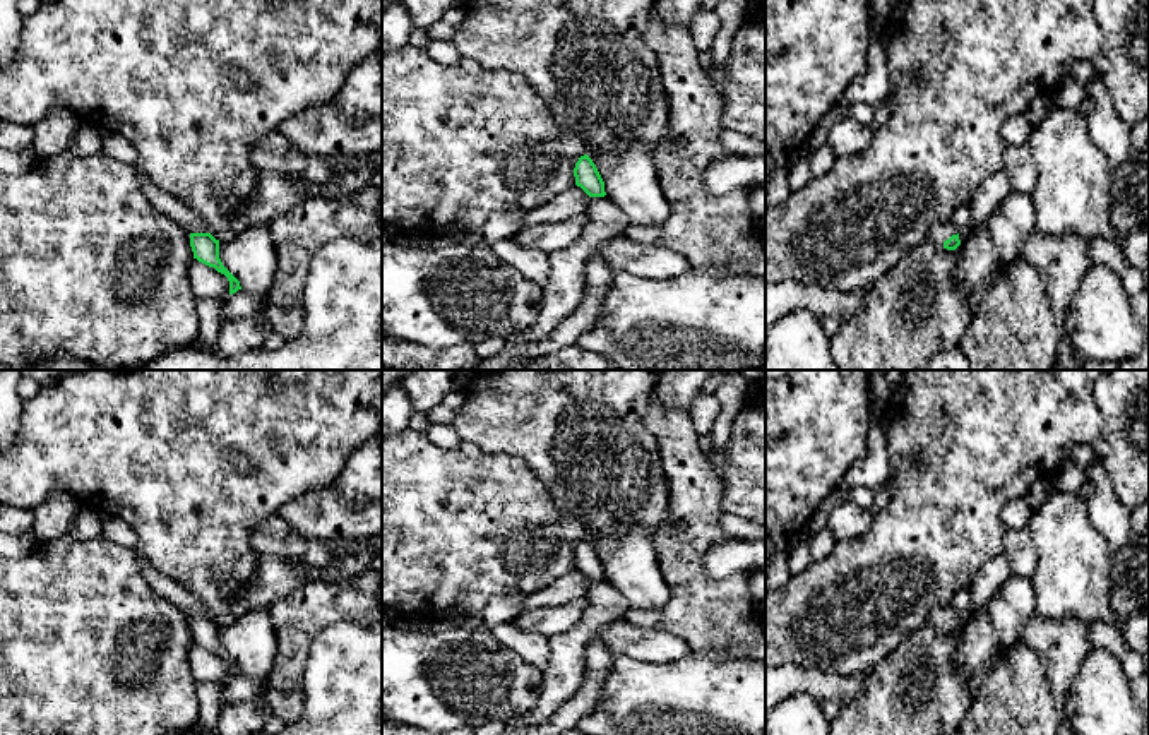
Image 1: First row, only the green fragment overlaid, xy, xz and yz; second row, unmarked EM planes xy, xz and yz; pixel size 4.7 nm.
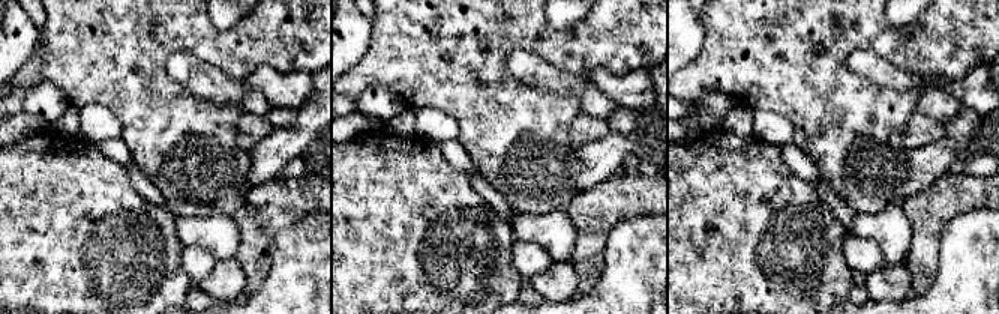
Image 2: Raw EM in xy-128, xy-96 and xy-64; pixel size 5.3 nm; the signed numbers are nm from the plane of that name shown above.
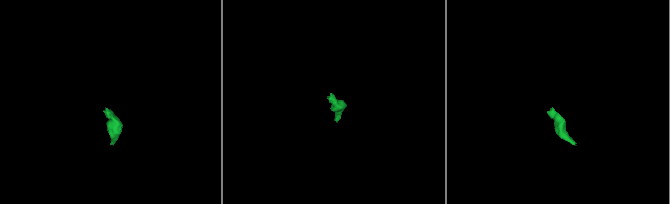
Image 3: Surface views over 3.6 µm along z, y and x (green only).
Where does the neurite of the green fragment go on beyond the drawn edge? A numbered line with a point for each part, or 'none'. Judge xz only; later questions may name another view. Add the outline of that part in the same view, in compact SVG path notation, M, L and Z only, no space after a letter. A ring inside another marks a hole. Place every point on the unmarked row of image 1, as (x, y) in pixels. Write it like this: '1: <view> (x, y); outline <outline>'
none

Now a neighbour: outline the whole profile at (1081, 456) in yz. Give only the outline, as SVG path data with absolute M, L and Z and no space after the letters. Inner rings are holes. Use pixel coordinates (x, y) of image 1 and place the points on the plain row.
M1081 444L1077 447L1074 447L1072 454L1070 454L1070 461L1079 466L1086 476L1087 476L1087 469L1092 459L1092 444Z

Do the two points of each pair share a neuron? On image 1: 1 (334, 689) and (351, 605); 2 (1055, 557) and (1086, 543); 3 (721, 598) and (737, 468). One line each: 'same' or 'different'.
1: different
2: same
3: different

